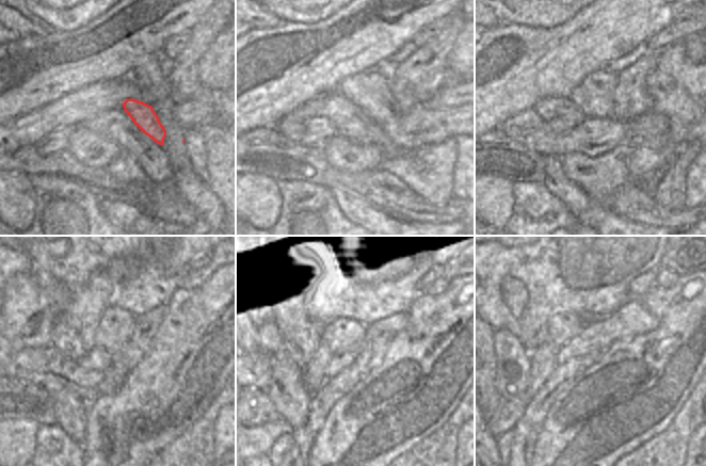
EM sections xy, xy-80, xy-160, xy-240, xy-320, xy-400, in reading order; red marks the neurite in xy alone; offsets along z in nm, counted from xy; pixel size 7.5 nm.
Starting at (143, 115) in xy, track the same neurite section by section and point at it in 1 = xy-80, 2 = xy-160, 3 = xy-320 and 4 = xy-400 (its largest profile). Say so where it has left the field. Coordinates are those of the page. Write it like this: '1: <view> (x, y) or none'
1: xy-80 (371, 92)
2: xy-160 (595, 95)
3: xy-320 (340, 333)
4: xy-400 (562, 327)

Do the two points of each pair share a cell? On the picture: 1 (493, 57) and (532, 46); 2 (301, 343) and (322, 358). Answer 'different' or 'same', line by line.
1: same
2: different

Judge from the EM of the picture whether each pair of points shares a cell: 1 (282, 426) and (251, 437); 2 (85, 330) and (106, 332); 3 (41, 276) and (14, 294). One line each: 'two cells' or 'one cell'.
1: one cell
2: two cells
3: two cells

